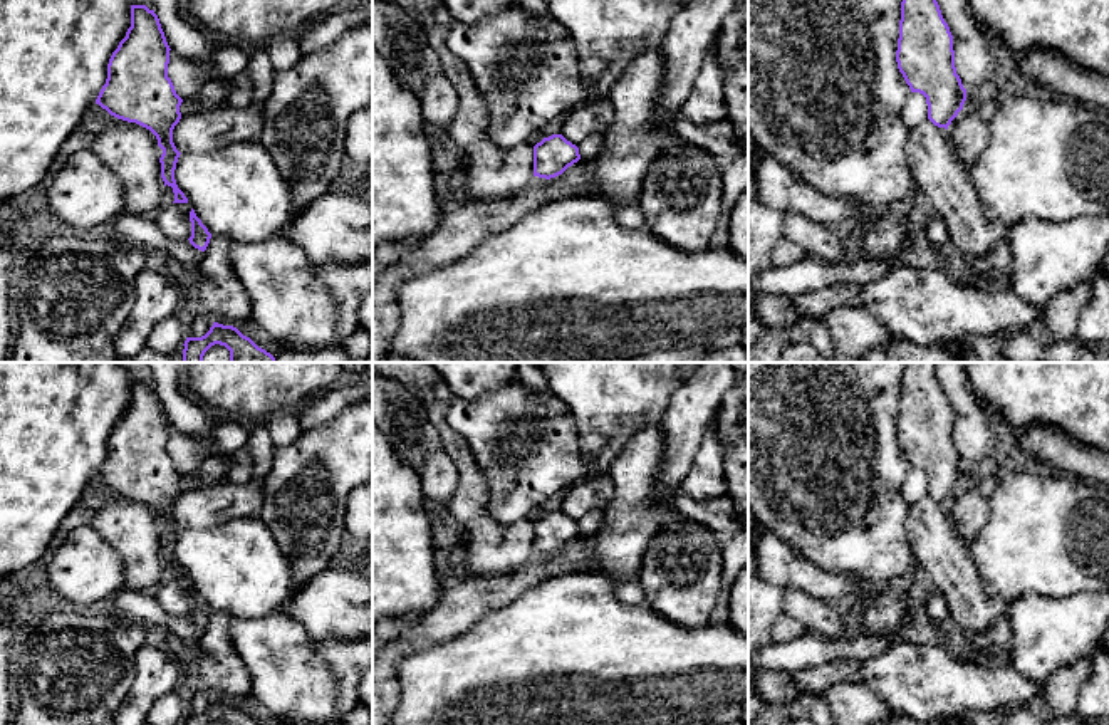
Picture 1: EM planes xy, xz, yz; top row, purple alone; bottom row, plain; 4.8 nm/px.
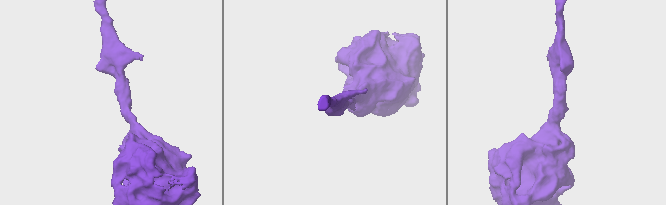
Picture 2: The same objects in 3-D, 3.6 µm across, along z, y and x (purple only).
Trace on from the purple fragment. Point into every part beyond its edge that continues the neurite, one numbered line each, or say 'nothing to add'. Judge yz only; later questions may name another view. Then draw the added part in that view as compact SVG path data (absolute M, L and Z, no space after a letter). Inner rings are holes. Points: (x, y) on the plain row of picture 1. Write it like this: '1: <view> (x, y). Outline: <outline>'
nothing to add

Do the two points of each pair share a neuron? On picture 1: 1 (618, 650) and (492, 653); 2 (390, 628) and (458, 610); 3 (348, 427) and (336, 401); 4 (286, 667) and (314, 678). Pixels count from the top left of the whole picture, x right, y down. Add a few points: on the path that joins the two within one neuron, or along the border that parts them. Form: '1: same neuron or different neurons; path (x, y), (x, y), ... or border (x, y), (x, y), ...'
1: same neuron; path (586, 653), (524, 653)
2: different neurons; border (421, 618), (390, 643)
3: different neurons; border (354, 401), (334, 417), (306, 428)
4: same neuron; path (292, 673), (297, 678), (307, 678)

